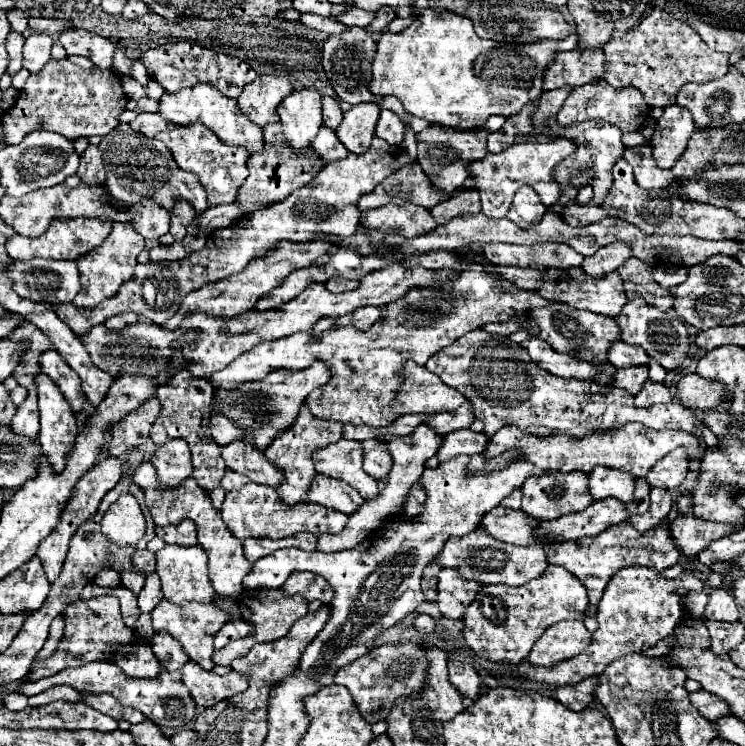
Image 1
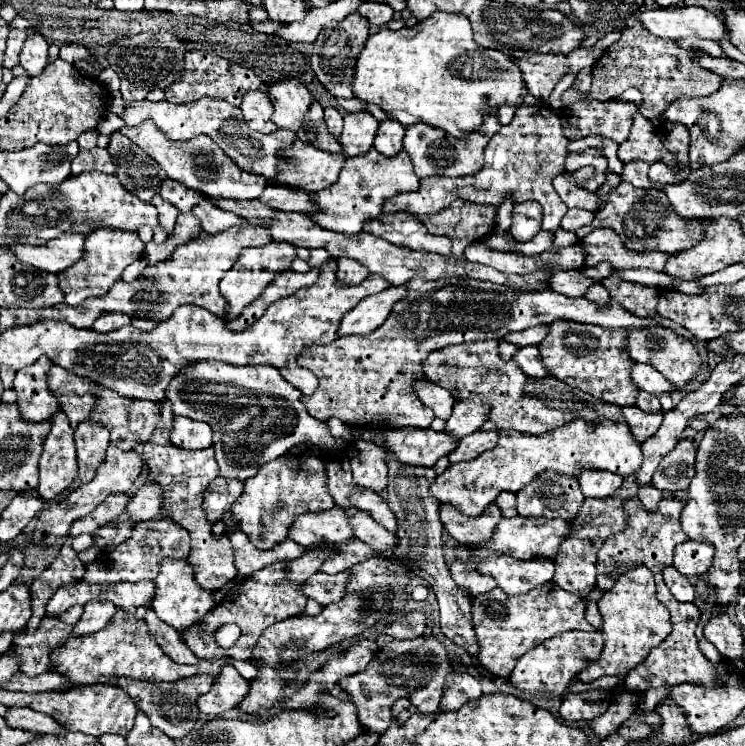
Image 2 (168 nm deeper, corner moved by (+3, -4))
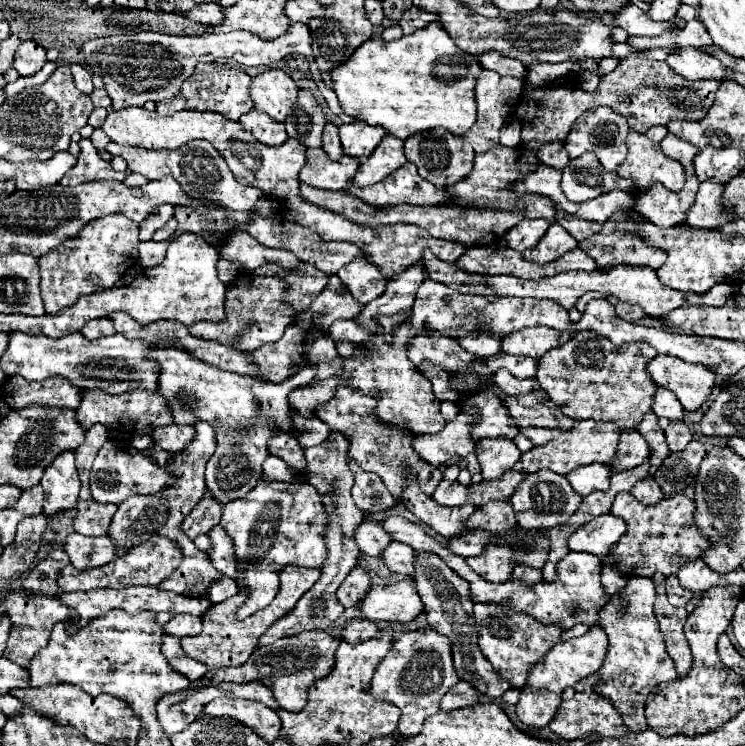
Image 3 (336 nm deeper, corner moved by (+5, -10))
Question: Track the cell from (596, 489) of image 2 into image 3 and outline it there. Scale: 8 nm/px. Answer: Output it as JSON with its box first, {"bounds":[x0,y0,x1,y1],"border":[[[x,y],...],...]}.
{"bounds":[567,464,611,496],"border":[[[587,464],[585,468],[575,468],[573,472],[567,474],[569,484],[581,496],[587,496],[597,490],[607,490],[609,478],[611,478],[611,472],[603,464]]]}

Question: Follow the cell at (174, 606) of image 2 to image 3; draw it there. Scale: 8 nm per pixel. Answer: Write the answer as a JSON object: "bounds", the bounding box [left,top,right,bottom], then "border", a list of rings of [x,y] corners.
{"bounds":[163,614,203,638],"border":[[[177,614],[177,616],[173,616],[163,626],[163,630],[167,634],[177,636],[177,638],[181,638],[181,636],[195,636],[195,634],[201,632],[201,628],[203,628],[201,618],[199,616],[193,616],[193,614]]]}

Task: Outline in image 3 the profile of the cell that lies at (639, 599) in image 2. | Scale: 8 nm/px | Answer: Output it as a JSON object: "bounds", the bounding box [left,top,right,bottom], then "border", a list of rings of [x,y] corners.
{"bounds":[595,576,677,730],"border":[[[629,576],[625,588],[611,596],[609,604],[599,612],[599,626],[605,630],[609,638],[609,648],[603,666],[597,670],[595,692],[607,696],[613,706],[623,716],[623,722],[629,730],[643,730],[645,722],[645,700],[649,692],[677,678],[673,660],[665,652],[665,640],[661,636],[661,628],[653,614],[655,602],[655,584],[651,578]]]}

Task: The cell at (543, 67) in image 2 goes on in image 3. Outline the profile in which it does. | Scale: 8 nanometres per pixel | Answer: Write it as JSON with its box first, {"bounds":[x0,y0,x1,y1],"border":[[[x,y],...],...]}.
{"bounds":[479,52,527,80],"border":[[[497,52],[481,54],[479,60],[481,60],[481,66],[483,66],[483,68],[493,70],[493,72],[497,72],[497,74],[503,74],[503,76],[515,76],[515,78],[521,78],[521,80],[527,78],[527,66],[523,66],[519,60],[505,58],[505,56],[497,54]]]}

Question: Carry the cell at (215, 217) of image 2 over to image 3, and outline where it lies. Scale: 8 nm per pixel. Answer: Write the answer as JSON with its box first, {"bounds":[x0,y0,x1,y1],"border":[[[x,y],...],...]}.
{"bounds":[221,232,299,270],"border":[[[229,232],[225,240],[221,240],[221,258],[237,262],[245,270],[253,270],[257,266],[263,266],[267,262],[281,264],[283,268],[295,268],[299,260],[285,250],[275,250],[259,244],[253,236],[247,232]]]}

